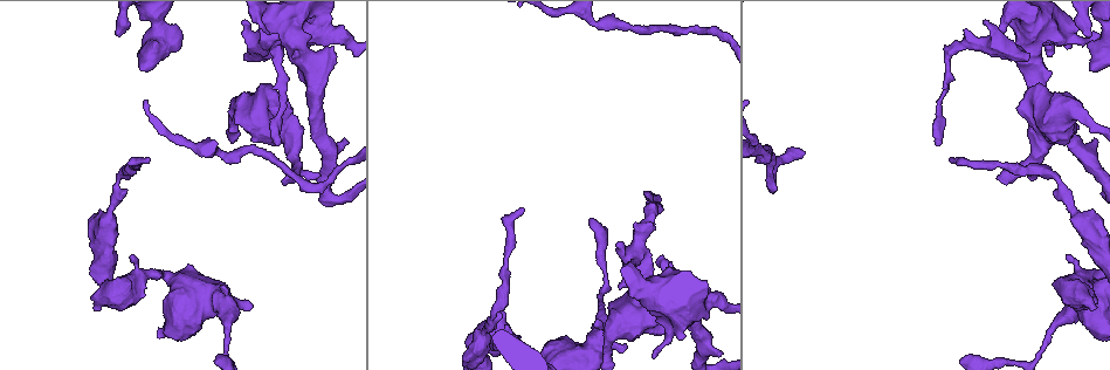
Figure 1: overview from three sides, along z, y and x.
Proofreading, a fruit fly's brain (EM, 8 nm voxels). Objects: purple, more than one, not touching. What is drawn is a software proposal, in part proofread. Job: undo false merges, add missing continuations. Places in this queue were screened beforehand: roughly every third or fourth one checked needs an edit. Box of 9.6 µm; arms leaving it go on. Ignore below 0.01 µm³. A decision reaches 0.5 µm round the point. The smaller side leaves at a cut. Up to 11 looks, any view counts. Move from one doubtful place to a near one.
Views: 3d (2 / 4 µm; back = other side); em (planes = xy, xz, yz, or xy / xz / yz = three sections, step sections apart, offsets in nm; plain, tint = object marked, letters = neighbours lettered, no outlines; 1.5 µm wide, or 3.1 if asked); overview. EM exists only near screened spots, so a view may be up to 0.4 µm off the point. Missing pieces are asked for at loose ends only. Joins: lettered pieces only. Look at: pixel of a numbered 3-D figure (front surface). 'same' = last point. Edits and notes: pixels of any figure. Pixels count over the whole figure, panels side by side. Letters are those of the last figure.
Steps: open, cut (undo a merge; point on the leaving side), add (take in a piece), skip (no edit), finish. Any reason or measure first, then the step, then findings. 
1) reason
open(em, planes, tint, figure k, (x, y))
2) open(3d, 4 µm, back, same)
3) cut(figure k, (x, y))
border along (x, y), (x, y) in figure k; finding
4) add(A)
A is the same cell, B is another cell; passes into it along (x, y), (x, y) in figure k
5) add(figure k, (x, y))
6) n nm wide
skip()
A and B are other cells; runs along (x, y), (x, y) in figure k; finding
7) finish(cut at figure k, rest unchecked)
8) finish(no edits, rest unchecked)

branch stops here
open(3d, 2 µm, figure 1, (149, 158))

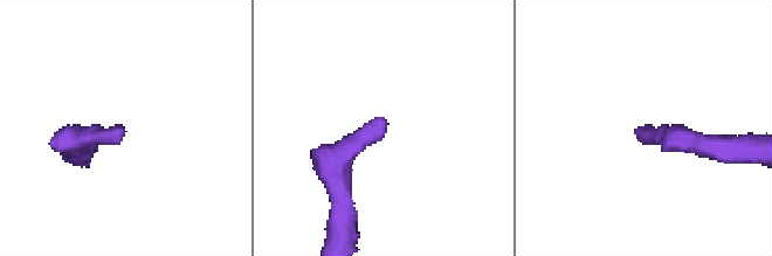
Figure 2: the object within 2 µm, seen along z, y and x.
shape alone is not enough
open(em, planes, plain, figure 2, (382, 123))

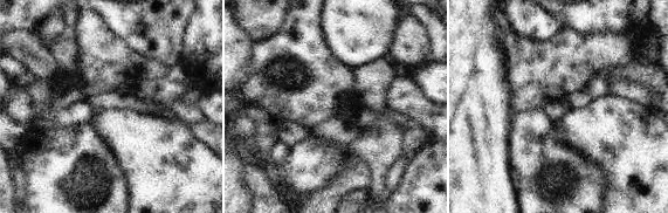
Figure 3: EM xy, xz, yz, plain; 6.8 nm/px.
what lies round it
open(em, planes, letters, same)

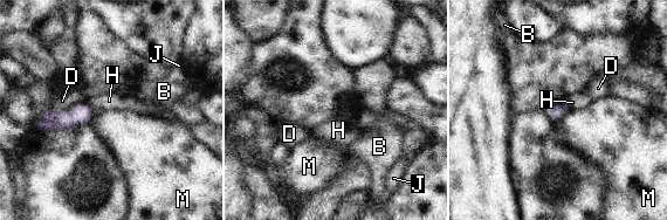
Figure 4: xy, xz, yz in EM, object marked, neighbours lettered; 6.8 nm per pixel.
D touches over 260 nm
skip()
B, D, H, J and M are other cells; border along (93, 110), (88, 123) in figure 4; no lettered piece goes on from it

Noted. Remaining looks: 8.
branch stops here
open(em, planes, letters, figure 1, (1001, 182))

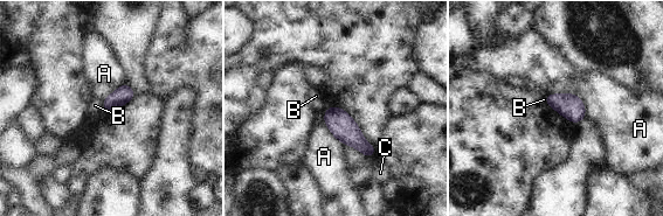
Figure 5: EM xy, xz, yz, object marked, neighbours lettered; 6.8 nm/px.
skip()
A, B and C are other cells; border along (545, 93), (575, 93), (586, 116) in figure 5; no lettered piece goes on from it

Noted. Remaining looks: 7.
an open end
open(em, planes, letters, figure 1, (252, 308))

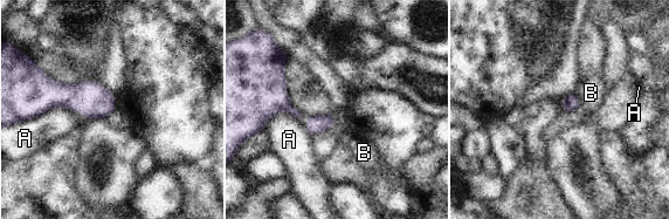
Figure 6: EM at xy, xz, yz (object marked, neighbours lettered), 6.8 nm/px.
skip()
A and B are other cells; border along (573, 93), (578, 98), (579, 109) in figure 6; none of them fits

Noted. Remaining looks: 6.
free end
open(em, yz, step 8, letters, figure 1, (1097, 36))

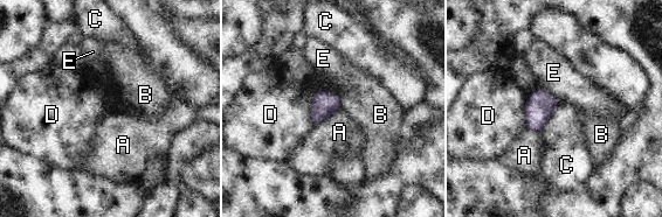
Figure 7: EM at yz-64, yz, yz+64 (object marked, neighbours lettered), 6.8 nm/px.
180 nm wide
skip()
A, B, C, D and E are other cells; border along (340, 107), (325, 117), (315, 127) in figure 7; none of them fits

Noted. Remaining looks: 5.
finish(no edits, rest unchecked)

